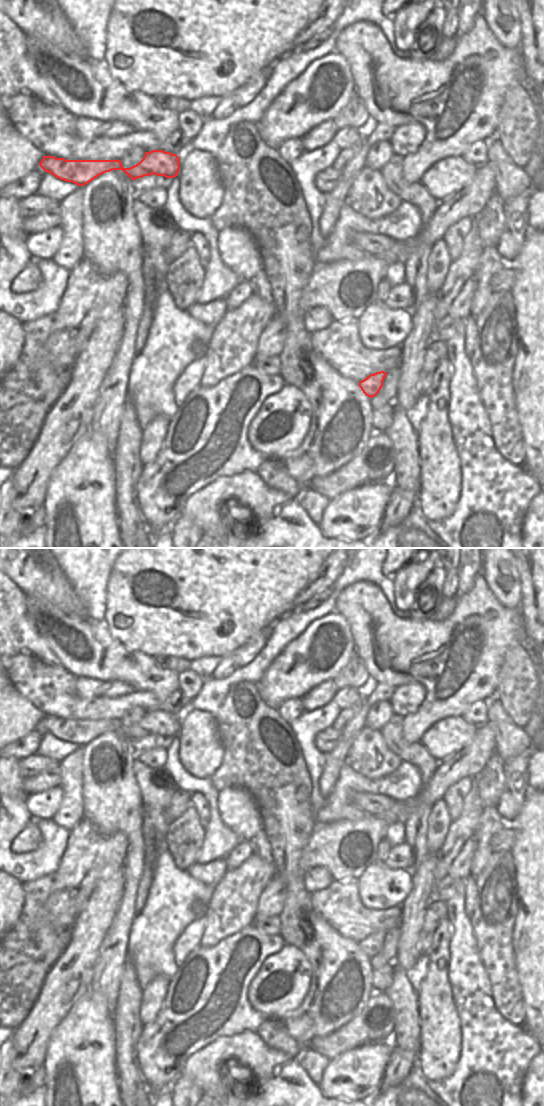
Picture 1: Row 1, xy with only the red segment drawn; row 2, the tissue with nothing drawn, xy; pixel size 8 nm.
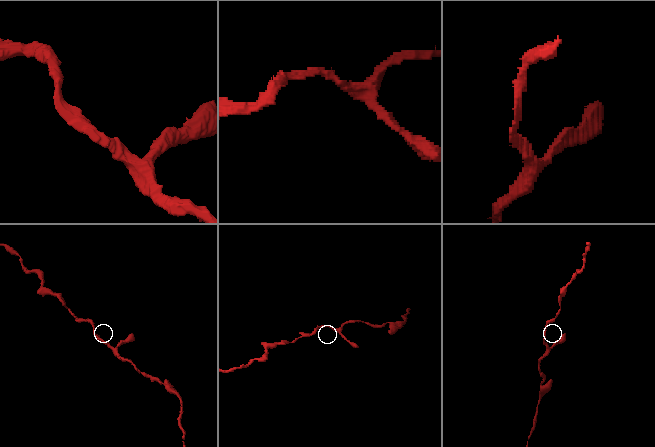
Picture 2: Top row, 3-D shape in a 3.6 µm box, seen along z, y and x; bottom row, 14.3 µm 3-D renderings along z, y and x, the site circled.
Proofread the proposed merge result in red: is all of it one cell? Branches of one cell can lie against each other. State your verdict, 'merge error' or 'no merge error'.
no merge error

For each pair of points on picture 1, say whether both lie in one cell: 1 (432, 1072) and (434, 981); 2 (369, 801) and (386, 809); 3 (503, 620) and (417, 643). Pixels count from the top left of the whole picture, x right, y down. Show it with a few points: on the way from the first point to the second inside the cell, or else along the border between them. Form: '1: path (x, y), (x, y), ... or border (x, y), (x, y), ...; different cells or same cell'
1: path (434, 1049), (434, 1004); same cell
2: path (373, 804), (382, 807); same cell
3: path (482, 621), (456, 621), (438, 638); same cell

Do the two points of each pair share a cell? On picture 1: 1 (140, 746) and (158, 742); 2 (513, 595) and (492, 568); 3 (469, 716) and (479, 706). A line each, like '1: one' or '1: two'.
1: one
2: one
3: one

